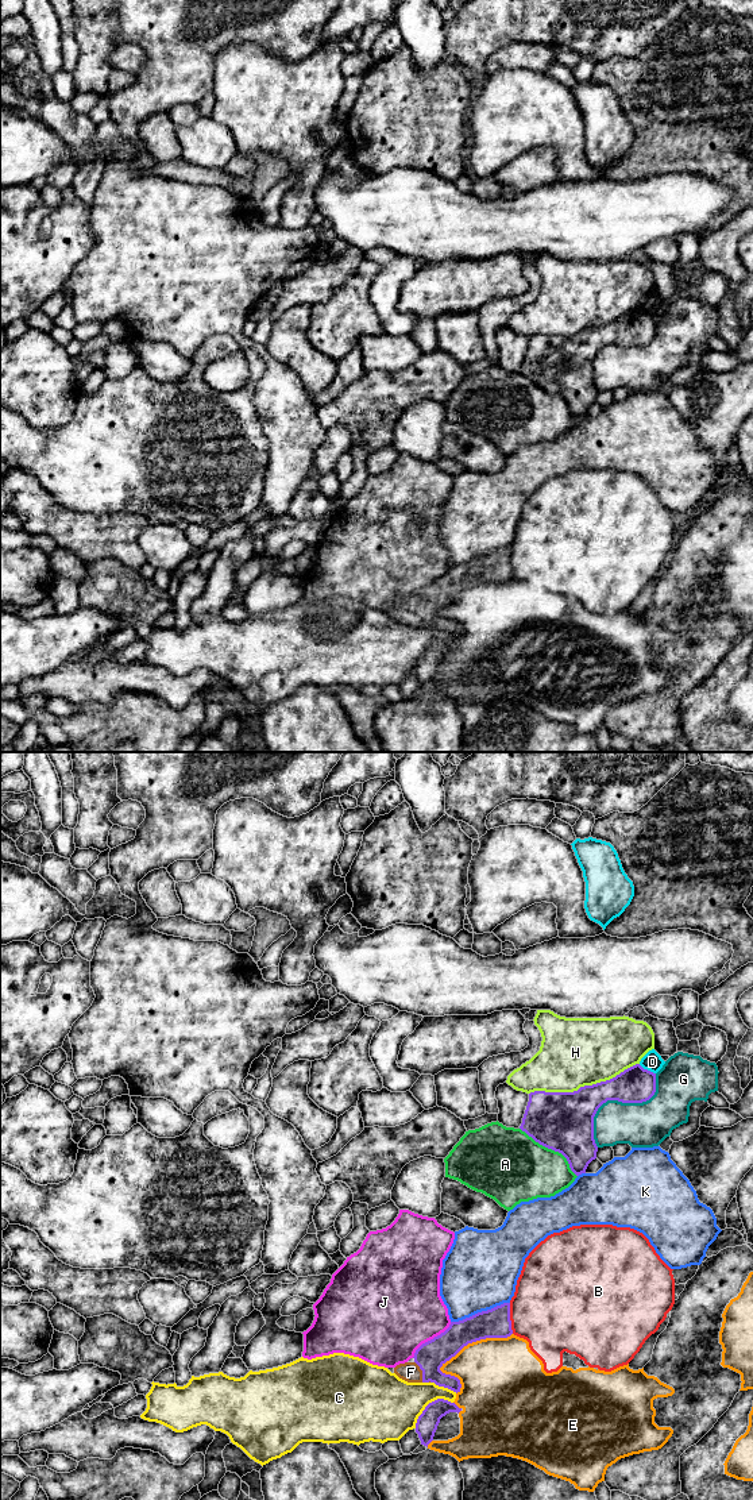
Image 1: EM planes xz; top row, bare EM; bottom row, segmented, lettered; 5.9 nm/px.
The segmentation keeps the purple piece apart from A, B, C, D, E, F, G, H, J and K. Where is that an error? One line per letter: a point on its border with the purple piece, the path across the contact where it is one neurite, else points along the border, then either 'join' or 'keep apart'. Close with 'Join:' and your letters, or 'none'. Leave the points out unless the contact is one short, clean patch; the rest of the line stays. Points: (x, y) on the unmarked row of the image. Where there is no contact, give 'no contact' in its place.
A: contact xz (552, 393); keep apart
B: contact xz (509, 562); keep apart
C: contact xz (428, 648); keep apart
D: contact xz (647, 313); keep apart
E: contact xz (459, 594); keep apart
F: contact xz (423, 616); way xz (431, 600), (423, 616), (410, 616); join
G: contact xz (617, 343); keep apart
H: contact xz (584, 330); keep apart
J: contact xz (431, 583); keep apart
K: contact xz (479, 556); keep apart
Join: F

